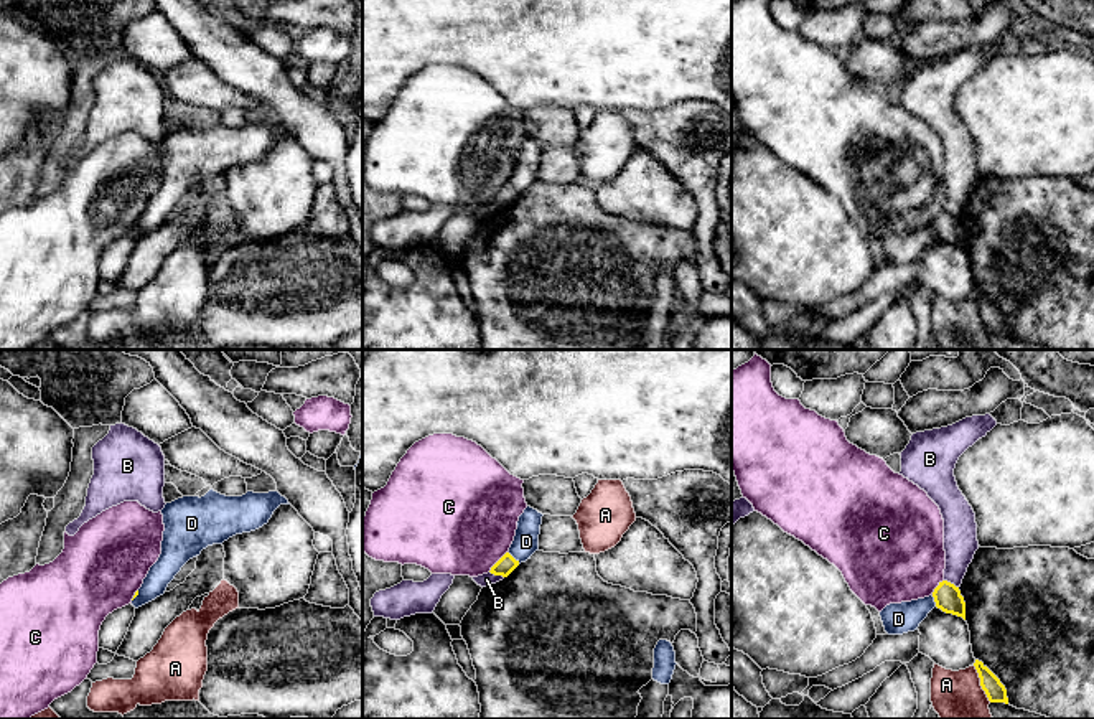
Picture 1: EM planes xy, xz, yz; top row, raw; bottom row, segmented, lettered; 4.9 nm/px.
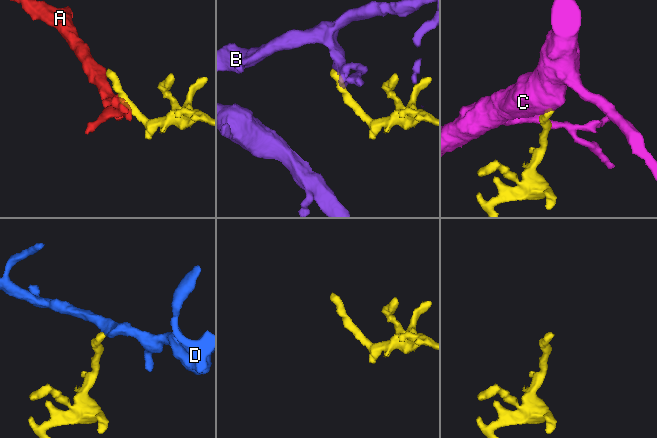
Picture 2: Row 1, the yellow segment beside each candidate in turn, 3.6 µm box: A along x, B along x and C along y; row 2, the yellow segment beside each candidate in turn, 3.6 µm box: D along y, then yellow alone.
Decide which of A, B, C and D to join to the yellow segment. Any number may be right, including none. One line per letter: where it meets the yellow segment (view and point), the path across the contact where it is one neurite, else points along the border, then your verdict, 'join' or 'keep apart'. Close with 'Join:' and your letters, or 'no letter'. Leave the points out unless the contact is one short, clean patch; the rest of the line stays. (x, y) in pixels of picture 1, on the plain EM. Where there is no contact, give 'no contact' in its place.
A: meets yellow in yz at (981, 314); border along yz (974, 296), (979, 315), (991, 332); keep apart
B: meets yellow in xz at (496, 205); border along xz (490, 202), (503, 208); keep apart
C: meets yellow in xz at (498, 192); border along xz (508, 182), (488, 202); keep apart
D: meets yellow in xz at (513, 188); border along xz (508, 183), (519, 193); keep apart
Join: no letter

